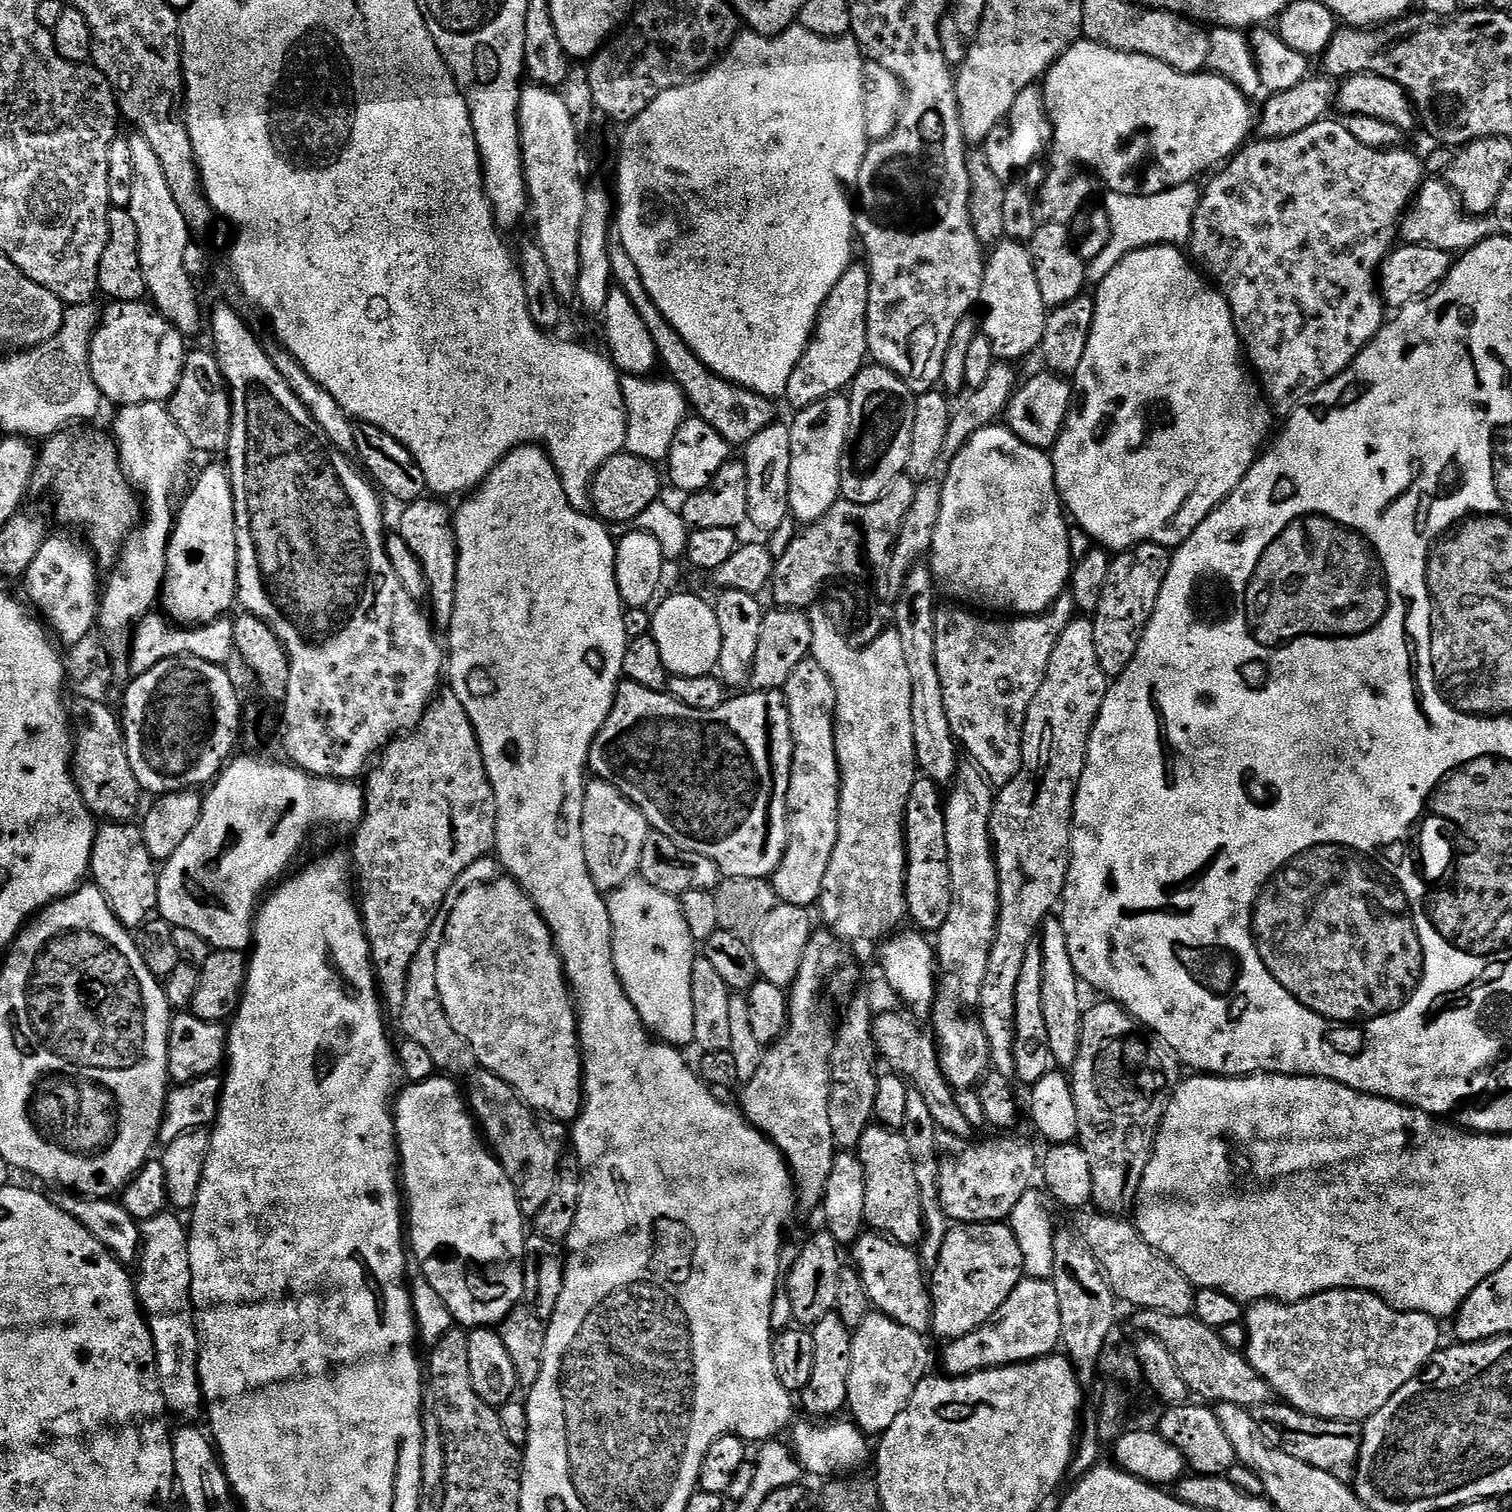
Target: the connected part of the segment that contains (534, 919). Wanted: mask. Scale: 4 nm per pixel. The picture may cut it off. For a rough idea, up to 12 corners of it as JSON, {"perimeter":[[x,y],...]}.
{"perimeter":[[511,878],[456,900],[438,994],[537,1114],[584,1102],[560,951]]}

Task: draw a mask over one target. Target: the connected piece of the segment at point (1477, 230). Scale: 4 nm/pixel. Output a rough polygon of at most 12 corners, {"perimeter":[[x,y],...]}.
{"perimeter":[[1440,178],[1404,213],[1404,244],[1463,254],[1488,239]]}

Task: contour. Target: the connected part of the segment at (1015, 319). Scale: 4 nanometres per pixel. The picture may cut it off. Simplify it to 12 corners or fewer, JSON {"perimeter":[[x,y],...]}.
{"perimeter":[[1001,242],[984,266],[982,334],[997,361],[1035,353],[1046,309],[1031,251]]}

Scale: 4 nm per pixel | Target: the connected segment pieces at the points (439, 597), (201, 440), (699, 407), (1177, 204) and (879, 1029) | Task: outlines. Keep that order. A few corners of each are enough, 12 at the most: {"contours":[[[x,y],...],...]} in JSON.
{"contours":[[[436,498],[403,509],[398,533],[428,580],[426,608],[452,627],[454,516]],[[211,351],[191,353],[166,407],[197,453],[223,453],[232,397]],[[616,234],[613,281],[634,302],[665,373],[732,446],[777,419],[769,397],[708,371],[654,306]],[[1201,189],[1152,196],[1109,191],[1110,242],[1087,261],[1098,286],[1132,252],[1184,246]],[[894,1012],[873,1019],[877,1055],[962,1142],[974,1128],[941,1072],[935,1039]]]}

